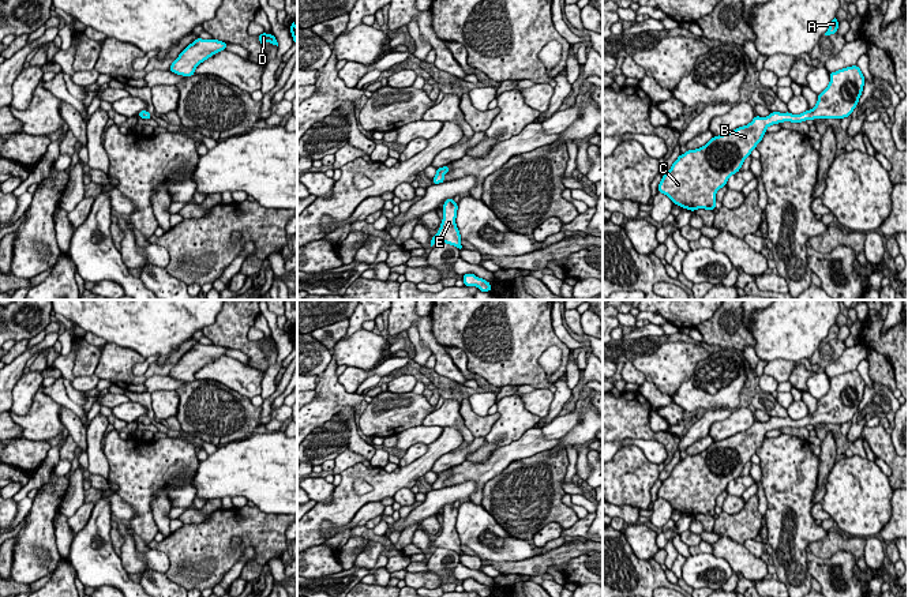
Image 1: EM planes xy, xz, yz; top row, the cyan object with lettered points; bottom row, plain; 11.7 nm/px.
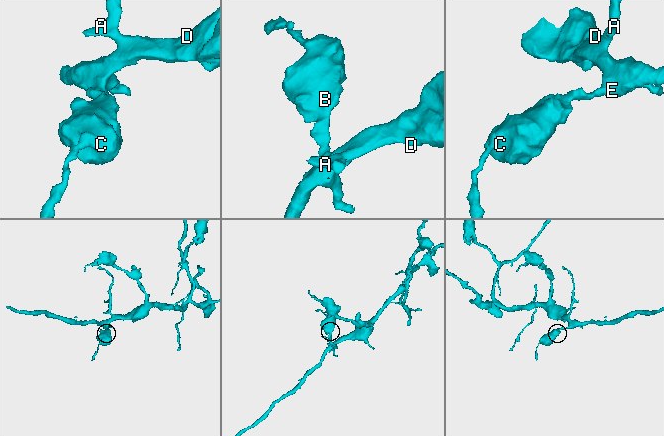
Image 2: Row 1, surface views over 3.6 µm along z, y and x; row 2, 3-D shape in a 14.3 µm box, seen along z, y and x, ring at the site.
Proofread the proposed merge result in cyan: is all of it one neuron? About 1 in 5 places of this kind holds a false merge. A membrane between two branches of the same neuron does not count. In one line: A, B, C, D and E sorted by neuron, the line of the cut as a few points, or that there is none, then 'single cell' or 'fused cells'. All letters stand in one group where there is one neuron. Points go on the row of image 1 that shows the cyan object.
A B C D E; no cut; single cell

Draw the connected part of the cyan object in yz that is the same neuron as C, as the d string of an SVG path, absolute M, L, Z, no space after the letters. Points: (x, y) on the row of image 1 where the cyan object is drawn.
M859 65L829 72L829 86L818 94L817 105L798 116L770 112L766 117L755 114L751 123L727 134L713 136L705 146L687 150L661 177L657 191L667 195L674 204L695 211L716 209L716 194L738 173L751 151L762 140L766 128L808 119L844 119L852 114L863 93L864 75Z

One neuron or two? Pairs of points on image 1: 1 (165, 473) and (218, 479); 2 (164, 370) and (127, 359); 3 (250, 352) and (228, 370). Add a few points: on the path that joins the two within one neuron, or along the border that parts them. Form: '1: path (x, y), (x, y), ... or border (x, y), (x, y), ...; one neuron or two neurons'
1: border (201, 461), (192, 480), (195, 496); two neurons
2: path (152, 370), (142, 379), (134, 379), (127, 371); one neuron
3: border (248, 363), (263, 372); two neurons

